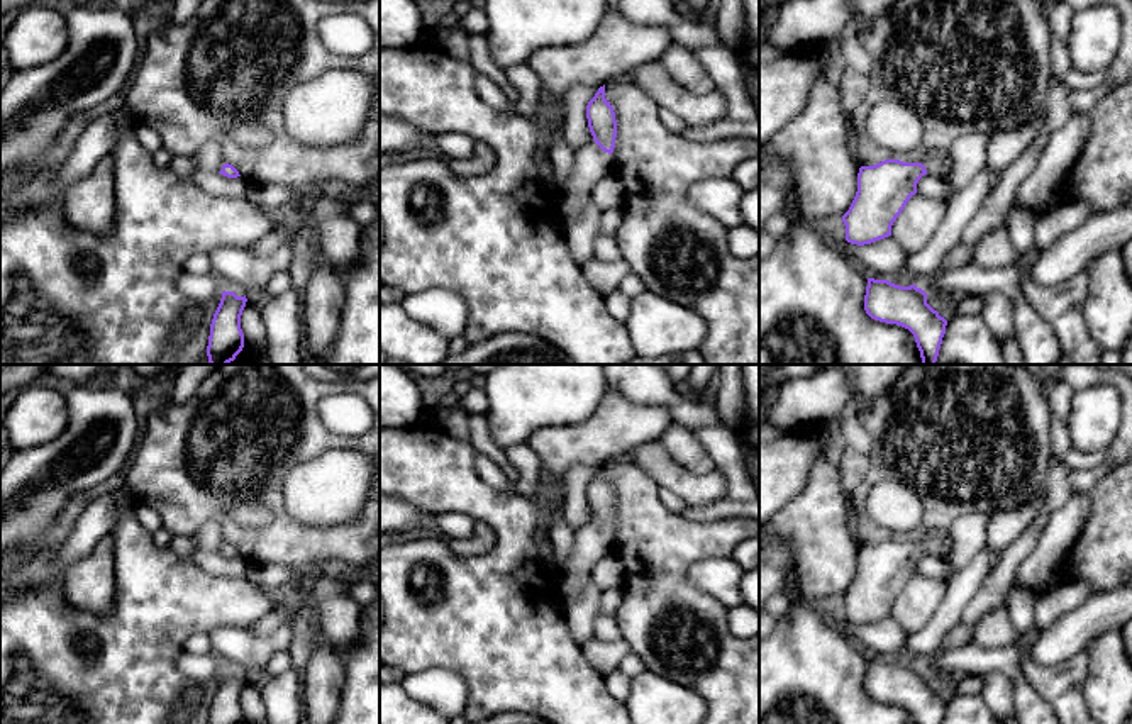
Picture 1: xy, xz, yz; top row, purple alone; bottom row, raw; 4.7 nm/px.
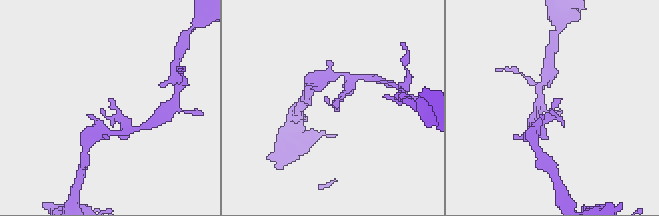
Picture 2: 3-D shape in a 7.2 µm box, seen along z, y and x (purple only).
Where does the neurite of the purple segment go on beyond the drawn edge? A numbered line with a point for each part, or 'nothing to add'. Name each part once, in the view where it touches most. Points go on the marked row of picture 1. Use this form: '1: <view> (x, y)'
1: xz (590, 163)

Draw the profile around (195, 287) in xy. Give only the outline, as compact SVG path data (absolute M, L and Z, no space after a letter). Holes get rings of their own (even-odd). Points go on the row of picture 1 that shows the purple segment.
M183 273L178 280L178 290L190 300L205 302L225 290L225 283L210 275Z

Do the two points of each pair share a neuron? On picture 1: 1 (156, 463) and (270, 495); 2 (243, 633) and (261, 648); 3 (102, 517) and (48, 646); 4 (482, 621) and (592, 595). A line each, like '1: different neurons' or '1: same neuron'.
1: same neuron
2: same neuron
3: different neurons
4: different neurons

